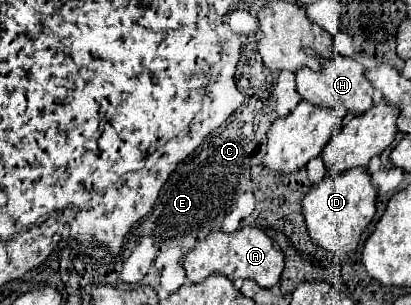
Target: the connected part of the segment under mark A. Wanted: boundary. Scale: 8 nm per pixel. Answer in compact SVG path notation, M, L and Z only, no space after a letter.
M242 227L234 233L212 231L204 239L200 239L194 249L190 249L184 257L186 277L192 283L204 281L212 273L222 273L228 279L254 279L260 287L274 287L280 281L280 273L284 269L284 255L272 239L258 227Z

